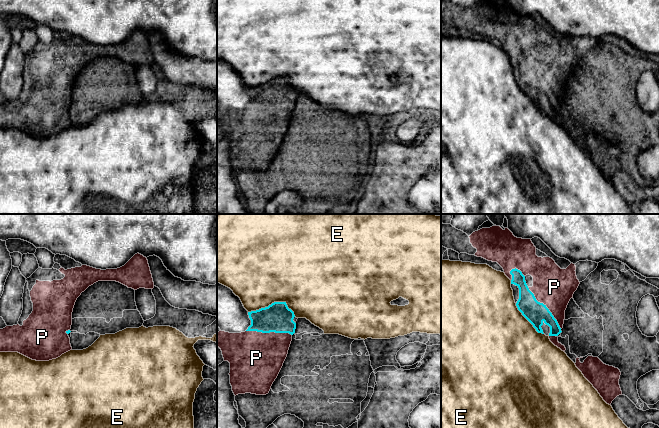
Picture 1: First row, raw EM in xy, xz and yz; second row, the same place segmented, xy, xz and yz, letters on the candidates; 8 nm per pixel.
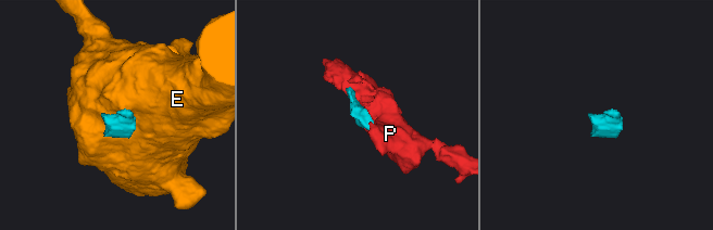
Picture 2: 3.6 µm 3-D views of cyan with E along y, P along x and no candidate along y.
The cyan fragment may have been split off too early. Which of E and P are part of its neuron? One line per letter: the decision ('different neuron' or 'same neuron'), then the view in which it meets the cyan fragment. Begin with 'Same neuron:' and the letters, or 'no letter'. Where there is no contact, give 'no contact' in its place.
Same neuron: P
E: different neuron | xz
P: same neuron | xz

